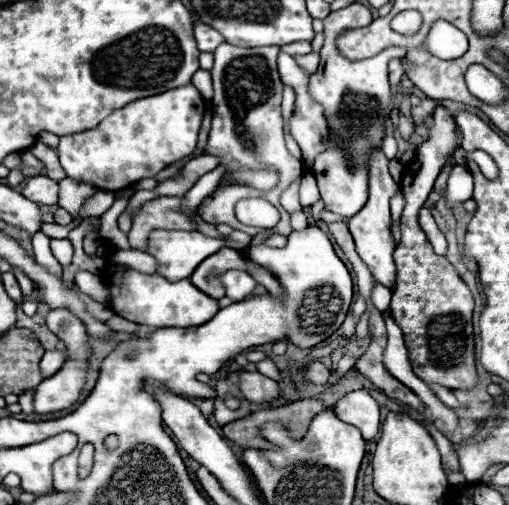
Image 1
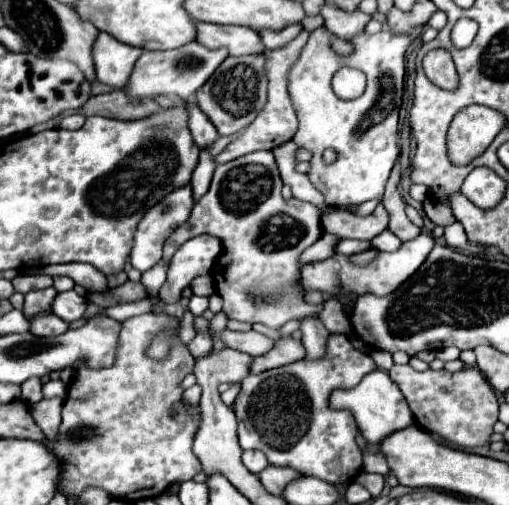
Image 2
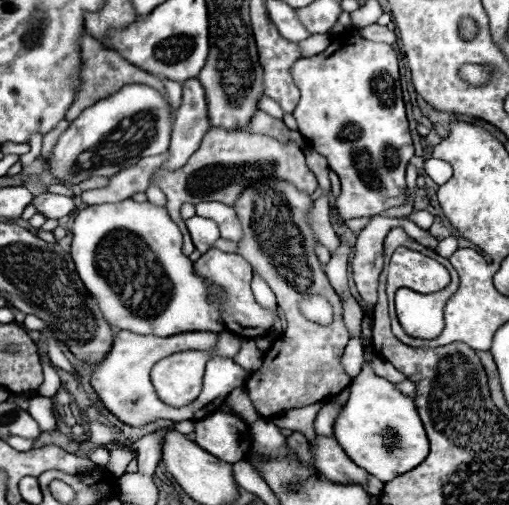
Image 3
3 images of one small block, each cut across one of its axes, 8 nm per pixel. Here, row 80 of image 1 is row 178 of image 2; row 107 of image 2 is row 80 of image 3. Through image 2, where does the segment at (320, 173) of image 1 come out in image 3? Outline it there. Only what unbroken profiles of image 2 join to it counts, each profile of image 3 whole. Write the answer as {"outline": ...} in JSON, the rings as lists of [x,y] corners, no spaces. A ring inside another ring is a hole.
{"outline":[[[346,32],[336,36],[332,44],[318,54],[318,58],[298,58],[294,62],[292,78],[300,88],[302,96],[292,112],[298,120],[298,128],[316,152],[326,156],[330,168],[340,176],[342,194],[336,198],[336,210],[340,220],[376,216],[388,208],[406,204],[406,166],[414,156],[412,136],[408,130],[408,120],[402,92],[400,92],[400,70],[398,58],[390,44],[374,44],[360,38],[356,32]]]}

